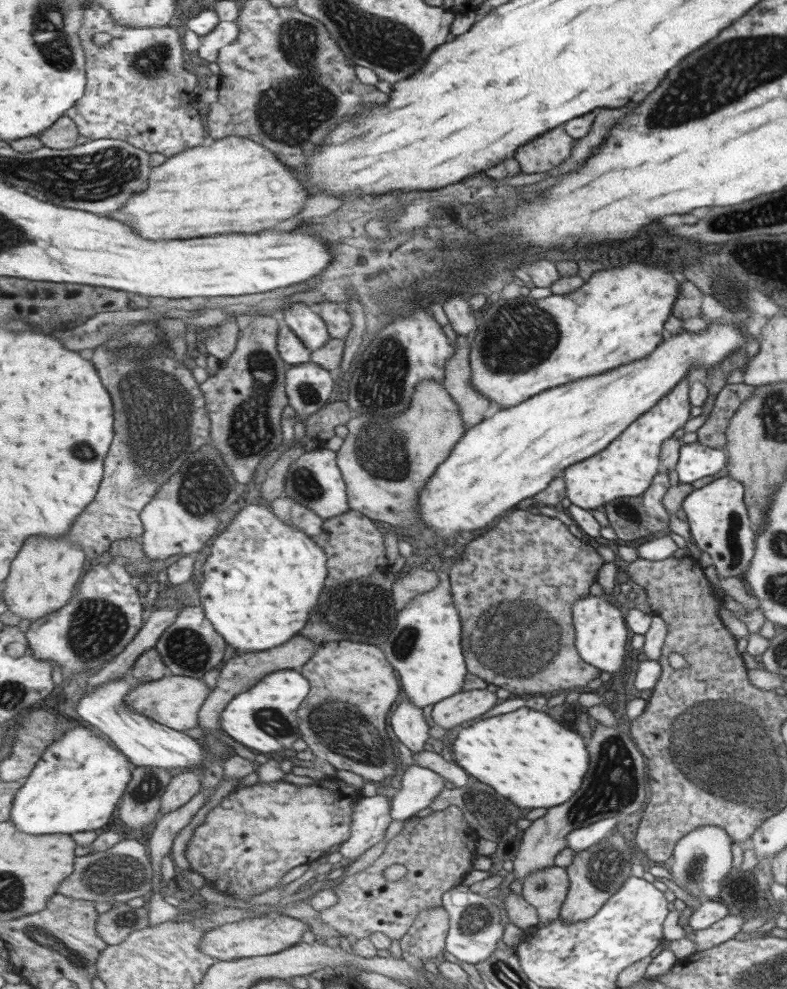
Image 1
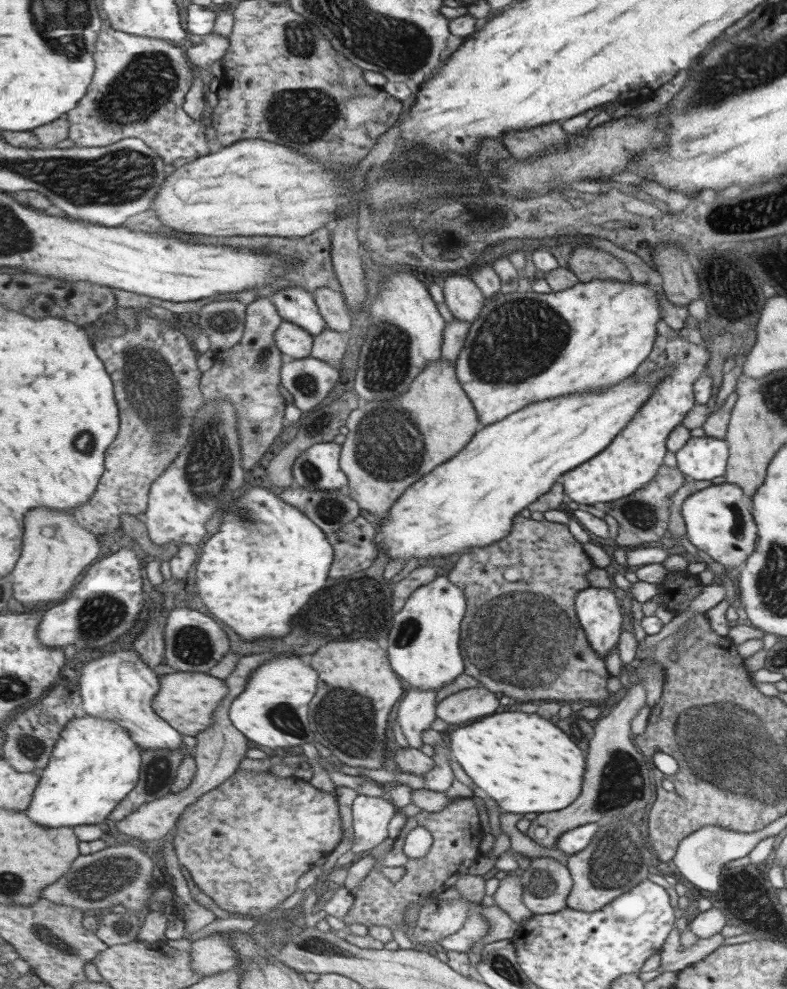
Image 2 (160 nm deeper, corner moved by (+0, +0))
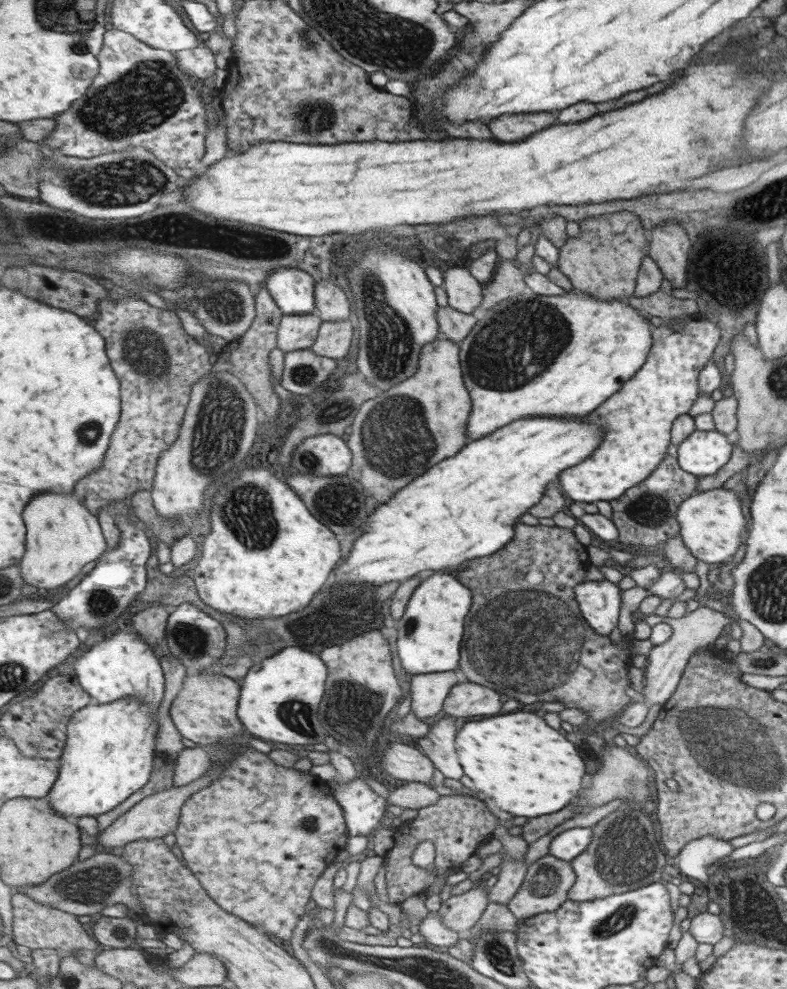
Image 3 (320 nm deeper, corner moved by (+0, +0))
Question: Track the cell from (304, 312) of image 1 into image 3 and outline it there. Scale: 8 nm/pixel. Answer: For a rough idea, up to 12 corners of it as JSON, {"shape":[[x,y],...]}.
{"shape":[[275,269],[267,287],[286,315],[317,313],[316,280]]}

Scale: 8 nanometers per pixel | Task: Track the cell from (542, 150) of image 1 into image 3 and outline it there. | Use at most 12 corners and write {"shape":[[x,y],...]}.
{"shape":[[505,114],[489,122],[501,142],[517,142],[549,124],[553,116]]}

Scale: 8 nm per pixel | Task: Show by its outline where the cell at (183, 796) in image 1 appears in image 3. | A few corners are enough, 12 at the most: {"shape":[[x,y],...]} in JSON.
{"shape":[[207,746],[185,748],[174,787],[188,786],[211,769]]}

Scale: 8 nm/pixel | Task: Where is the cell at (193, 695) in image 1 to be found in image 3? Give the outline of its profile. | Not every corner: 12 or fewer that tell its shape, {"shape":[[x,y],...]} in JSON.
{"shape":[[190,671],[172,720],[198,746],[247,730],[241,682]]}

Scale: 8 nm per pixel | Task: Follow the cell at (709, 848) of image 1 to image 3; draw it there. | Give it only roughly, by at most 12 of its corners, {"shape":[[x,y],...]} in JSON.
{"shape":[[702,836],[674,858],[680,874],[701,882],[705,869],[731,852],[727,840]]}

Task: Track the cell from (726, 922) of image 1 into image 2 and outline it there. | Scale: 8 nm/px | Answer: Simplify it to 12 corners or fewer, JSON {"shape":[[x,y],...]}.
{"shape":[[671,930],[659,949],[660,972],[679,972],[699,962],[723,942],[718,932],[679,948]]}

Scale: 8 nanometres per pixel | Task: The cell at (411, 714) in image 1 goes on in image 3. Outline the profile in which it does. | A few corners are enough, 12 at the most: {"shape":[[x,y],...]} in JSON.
{"shape":[[456,672],[415,674],[409,713],[415,720],[436,715]]}

